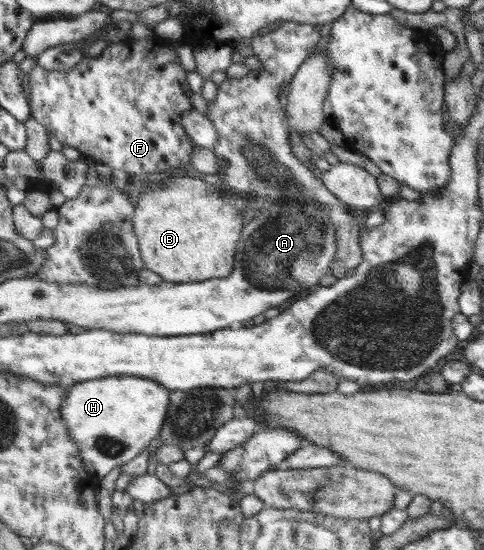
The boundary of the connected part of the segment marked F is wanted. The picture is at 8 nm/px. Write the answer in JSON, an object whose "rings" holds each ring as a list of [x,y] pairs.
{"rings":[[[154,35],[146,38],[132,39],[129,37],[122,42],[110,42],[104,50],[97,57],[84,57],[84,60],[76,63],[70,72],[62,71],[50,71],[44,67],[34,67],[29,76],[30,85],[30,106],[31,117],[34,117],[41,123],[49,133],[54,134],[56,139],[60,141],[64,146],[74,147],[78,149],[82,155],[82,160],[90,164],[101,163],[106,164],[112,169],[120,169],[125,171],[130,177],[132,175],[142,175],[142,173],[162,173],[168,171],[174,167],[188,167],[190,163],[190,155],[196,147],[196,143],[192,142],[182,126],[182,115],[190,113],[194,108],[190,102],[189,84],[187,81],[187,71],[182,68],[180,60],[176,52],[168,50],[169,42]]]}

